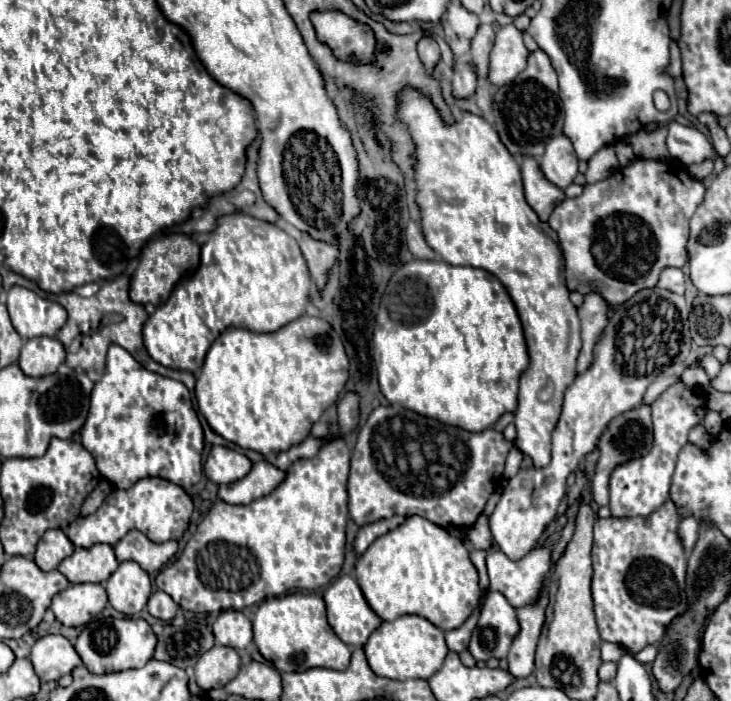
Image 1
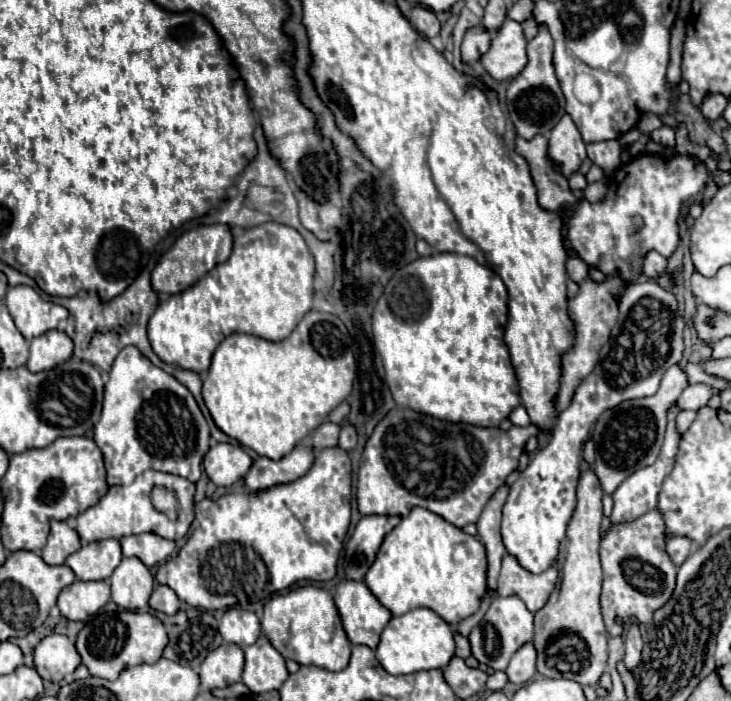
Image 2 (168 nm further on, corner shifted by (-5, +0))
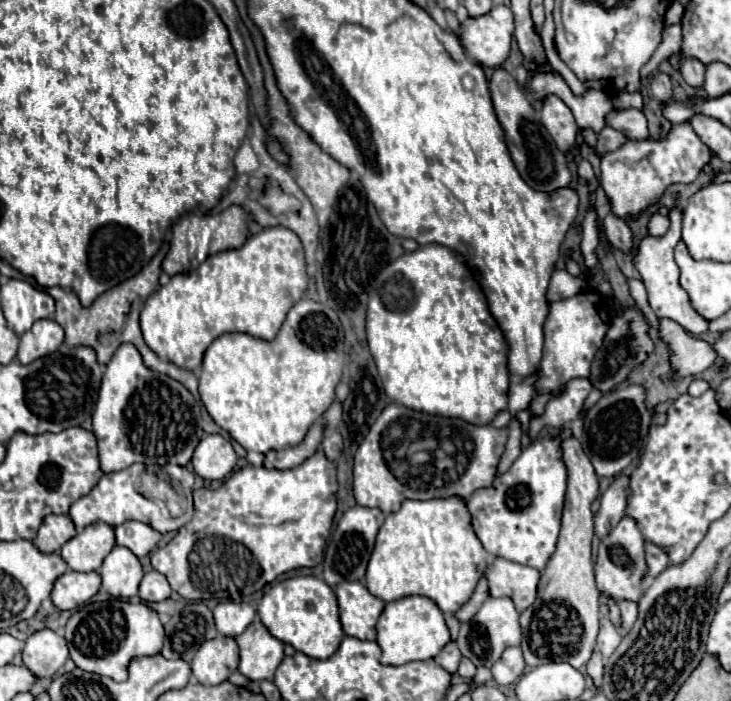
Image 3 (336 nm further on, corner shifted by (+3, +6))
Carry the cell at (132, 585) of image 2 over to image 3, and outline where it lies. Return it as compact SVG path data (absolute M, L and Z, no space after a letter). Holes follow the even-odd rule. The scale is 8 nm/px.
M114 546L100 568L102 588L116 598L132 598L138 594L144 576L140 560L124 546Z

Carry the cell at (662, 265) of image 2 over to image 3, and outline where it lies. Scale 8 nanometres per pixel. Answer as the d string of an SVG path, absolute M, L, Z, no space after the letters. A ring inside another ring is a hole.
M606 214L602 218L602 226L604 226L604 232L606 232L606 238L608 242L614 246L614 248L620 248L624 252L630 252L632 246L634 246L634 238L632 238L632 232L630 228L626 226L626 222L614 214Z

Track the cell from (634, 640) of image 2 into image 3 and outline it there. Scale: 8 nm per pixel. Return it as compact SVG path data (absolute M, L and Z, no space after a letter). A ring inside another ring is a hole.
M620 600L618 606L620 606L622 618L624 618L624 626L620 628L620 634L624 636L632 628L632 624L636 622L636 618L638 618L638 604L632 602L632 600Z

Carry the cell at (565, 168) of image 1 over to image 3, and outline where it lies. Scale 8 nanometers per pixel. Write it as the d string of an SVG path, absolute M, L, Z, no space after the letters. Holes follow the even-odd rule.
M550 94L546 98L544 108L542 108L542 122L562 152L566 152L574 146L578 126L572 116L572 110L558 96Z

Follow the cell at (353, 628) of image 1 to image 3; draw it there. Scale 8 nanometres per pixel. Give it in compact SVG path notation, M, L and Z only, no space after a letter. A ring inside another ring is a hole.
M342 582L336 588L342 630L360 640L376 640L376 622L384 602L370 594L362 582Z

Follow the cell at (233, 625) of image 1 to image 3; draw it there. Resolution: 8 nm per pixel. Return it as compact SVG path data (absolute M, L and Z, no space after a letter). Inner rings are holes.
M222 602L214 608L214 620L220 634L236 638L240 636L250 622L254 620L256 610L250 604L236 604L236 602Z

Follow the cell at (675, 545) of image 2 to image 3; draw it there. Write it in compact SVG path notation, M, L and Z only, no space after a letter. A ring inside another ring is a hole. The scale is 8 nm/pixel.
M646 542L644 550L646 550L646 572L648 572L648 576L658 576L668 566L668 556L658 546L652 546L650 542Z

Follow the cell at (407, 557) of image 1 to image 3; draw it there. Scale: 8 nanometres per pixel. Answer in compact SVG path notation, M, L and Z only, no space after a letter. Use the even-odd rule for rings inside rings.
M460 496L432 498L432 500L404 500L402 508L388 514L380 526L374 552L366 570L366 586L384 602L392 602L404 596L426 596L438 604L444 614L454 614L472 596L478 580L484 576L492 556L484 550L482 542L472 530L470 512Z

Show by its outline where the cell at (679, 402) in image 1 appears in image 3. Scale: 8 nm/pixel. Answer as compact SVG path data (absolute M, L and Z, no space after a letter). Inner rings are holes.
M618 476L616 482L602 494L600 514L594 514L594 534L602 540L624 516L624 506L628 500L628 476Z

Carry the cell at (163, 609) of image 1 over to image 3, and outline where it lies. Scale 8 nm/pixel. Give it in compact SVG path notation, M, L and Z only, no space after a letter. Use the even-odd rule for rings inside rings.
M152 570L152 572L146 572L142 582L140 582L140 592L138 596L144 600L144 602L162 602L166 598L170 598L170 584L168 580L164 578L164 574Z

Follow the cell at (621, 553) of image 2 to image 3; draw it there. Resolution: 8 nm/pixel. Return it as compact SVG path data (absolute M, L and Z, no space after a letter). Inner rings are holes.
M624 516L618 526L600 542L598 548L598 566L594 566L594 570L598 570L598 590L602 594L614 596L614 598L628 598L638 602L640 598L640 580L644 576L644 538L636 526L636 522L632 522L632 518Z

